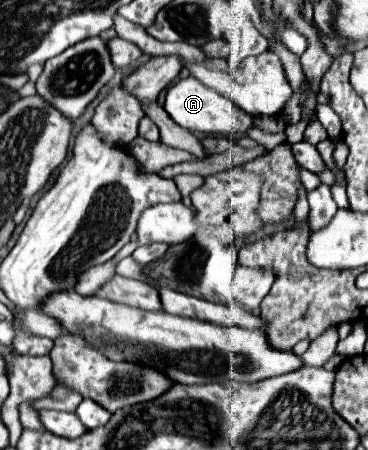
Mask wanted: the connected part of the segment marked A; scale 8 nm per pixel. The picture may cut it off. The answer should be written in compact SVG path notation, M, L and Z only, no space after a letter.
M189 76L185 80L179 80L167 90L165 98L165 110L177 122L179 126L191 130L191 132L203 132L203 134L237 134L237 132L247 132L249 138L257 140L263 144L267 150L273 150L277 144L281 144L283 134L265 134L261 130L255 130L251 124L251 116L241 112L229 98L217 94L197 78Z

